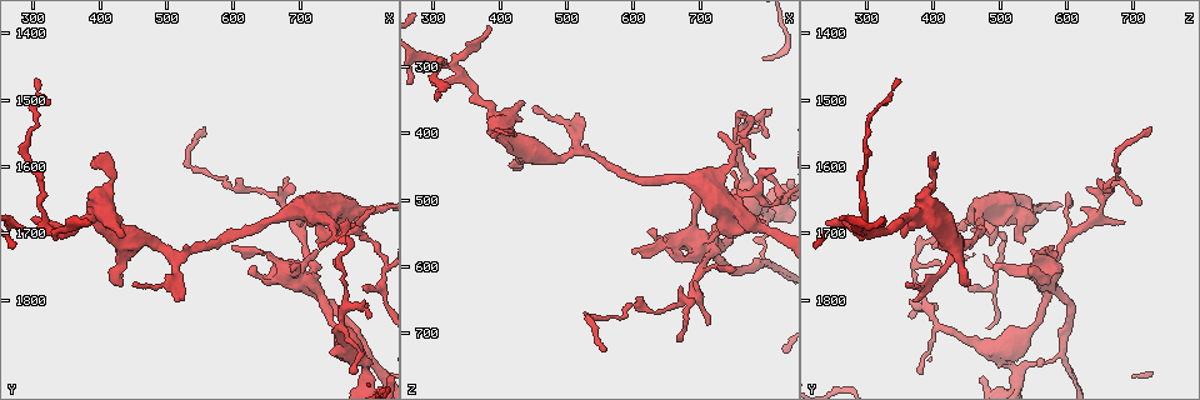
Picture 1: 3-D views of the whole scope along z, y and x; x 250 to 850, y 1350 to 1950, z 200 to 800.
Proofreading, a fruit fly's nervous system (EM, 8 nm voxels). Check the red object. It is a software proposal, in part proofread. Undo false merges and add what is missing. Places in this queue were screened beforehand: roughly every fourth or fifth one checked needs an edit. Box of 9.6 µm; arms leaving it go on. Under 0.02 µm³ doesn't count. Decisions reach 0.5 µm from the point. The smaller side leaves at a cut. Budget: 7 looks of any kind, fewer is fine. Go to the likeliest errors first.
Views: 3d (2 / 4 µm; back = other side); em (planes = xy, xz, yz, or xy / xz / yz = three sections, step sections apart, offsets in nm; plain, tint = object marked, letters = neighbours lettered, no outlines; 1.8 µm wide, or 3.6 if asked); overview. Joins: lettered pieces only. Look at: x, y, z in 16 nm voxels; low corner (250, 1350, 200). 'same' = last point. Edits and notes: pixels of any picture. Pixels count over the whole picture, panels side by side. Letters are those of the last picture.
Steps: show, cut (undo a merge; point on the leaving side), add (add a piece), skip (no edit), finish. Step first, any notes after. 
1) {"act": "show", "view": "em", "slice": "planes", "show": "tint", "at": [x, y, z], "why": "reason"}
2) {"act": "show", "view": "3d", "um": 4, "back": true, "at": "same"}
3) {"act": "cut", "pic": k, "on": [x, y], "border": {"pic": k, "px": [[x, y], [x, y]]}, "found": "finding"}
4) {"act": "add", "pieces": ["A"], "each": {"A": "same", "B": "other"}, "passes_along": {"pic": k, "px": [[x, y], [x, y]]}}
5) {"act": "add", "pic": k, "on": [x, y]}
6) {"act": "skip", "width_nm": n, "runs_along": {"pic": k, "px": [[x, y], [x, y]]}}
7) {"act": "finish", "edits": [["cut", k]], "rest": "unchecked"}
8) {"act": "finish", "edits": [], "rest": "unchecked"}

{"act": "show", "view": "em", "slice": "yz", "step": 16, "show": "letters", "at": [380, 1685, 240], "why": "an open end"}

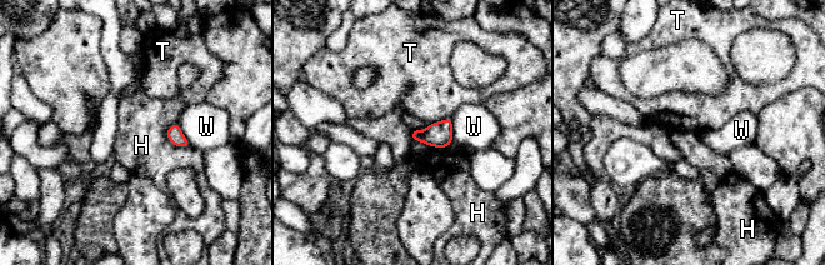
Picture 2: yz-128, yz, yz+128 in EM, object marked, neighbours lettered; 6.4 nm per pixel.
{"act": "skip", "each": {"H": "other", "T": "other", "W": "other"}, "border": {"pic": 2, "px": [[173, 123], [166, 138], [189, 146]]}, "found": "none of them fits"}

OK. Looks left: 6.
{"act": "show", "view": "em", "um": 3.6, "slice": "planes", "show": "letters", "at": [795, 1880, 585], "why": "touches itself"}

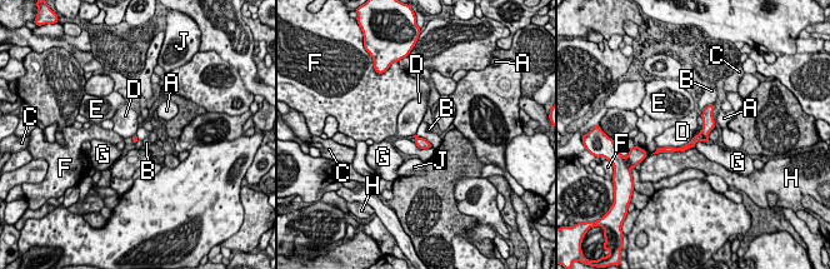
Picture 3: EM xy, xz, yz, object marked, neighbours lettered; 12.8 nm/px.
{"act": "cut", "pic": 3, "on": [708, 119], "each": {"A": "other", "B": "other", "C": "other", "D": "other", "E": "other", "F": "other", "G": "other", "H": "other", "J": "other"}, "border": {"pic": 3, "px": [[700, 130], [704, 140]]}, "found": "two neurons meet here"}

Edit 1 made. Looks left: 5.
{"act": "show", "view": "em", "slice": "planes", "show": "letters", "at": [305, 1465, 345]}

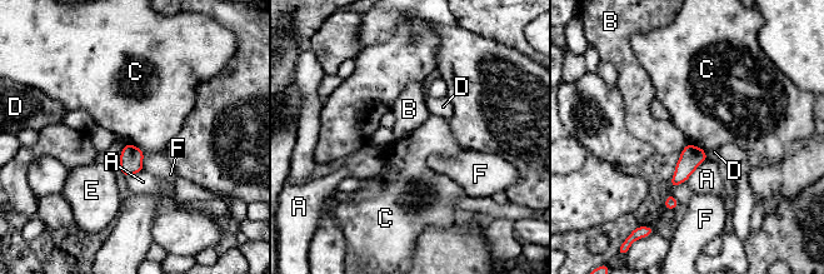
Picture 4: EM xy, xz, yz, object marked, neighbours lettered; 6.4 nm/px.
{"act": "skip", "each": {"A": "other", "B": "other", "C": "other", "D": "other", "E": "other", "F": "other"}, "border": {"pic": 4, "px": [[126, 142], [136, 145], [145, 153]]}, "found": "none of them fits"}

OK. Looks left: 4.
{"act": "finish", "edits": [["cut", 3]], "rest": "unchecked"}

